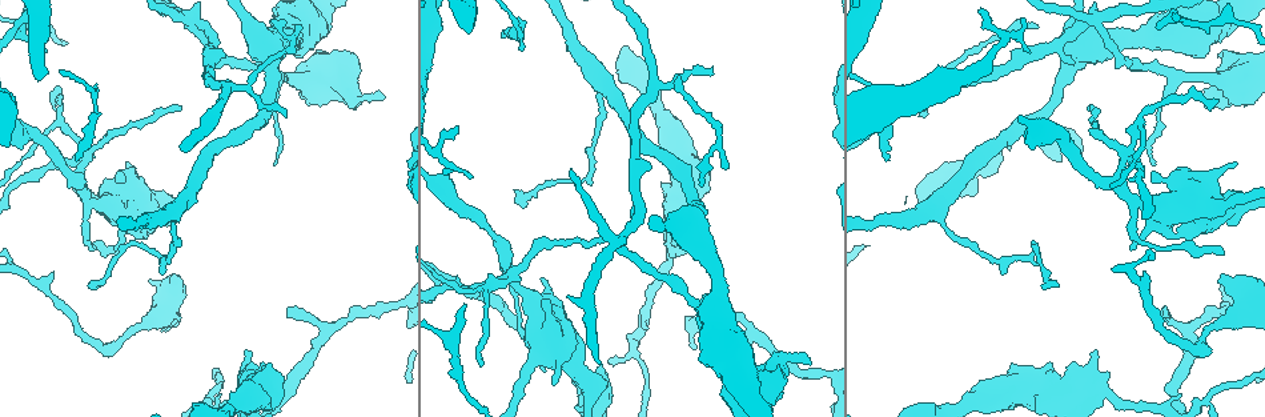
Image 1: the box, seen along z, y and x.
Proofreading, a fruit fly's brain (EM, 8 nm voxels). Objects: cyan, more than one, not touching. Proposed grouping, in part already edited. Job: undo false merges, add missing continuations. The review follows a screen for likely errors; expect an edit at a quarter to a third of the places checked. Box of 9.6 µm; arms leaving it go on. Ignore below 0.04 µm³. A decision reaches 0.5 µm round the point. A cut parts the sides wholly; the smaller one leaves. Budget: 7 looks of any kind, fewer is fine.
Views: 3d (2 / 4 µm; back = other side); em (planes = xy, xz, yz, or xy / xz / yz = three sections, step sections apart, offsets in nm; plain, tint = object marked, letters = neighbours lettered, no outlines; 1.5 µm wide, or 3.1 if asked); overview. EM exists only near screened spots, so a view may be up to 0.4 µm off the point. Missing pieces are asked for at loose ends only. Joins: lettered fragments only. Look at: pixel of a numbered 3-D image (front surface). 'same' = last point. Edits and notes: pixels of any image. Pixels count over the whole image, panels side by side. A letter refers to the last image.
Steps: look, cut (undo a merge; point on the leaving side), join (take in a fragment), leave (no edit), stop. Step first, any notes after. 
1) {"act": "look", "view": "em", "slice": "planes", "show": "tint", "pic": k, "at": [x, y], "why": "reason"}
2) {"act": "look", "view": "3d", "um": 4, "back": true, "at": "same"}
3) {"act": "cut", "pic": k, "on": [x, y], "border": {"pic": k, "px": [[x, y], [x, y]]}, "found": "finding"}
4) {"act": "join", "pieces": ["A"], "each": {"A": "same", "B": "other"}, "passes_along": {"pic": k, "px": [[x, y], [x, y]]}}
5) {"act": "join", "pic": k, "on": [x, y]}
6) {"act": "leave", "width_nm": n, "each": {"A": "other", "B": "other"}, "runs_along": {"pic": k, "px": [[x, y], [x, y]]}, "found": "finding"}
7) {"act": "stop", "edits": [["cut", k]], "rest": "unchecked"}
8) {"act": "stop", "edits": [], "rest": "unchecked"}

{"act": "look", "view": "em", "slice": "xz", "step": 4, "show": "tint", "pic": 1, "at": [181, 108], "why": "branch stops here"}

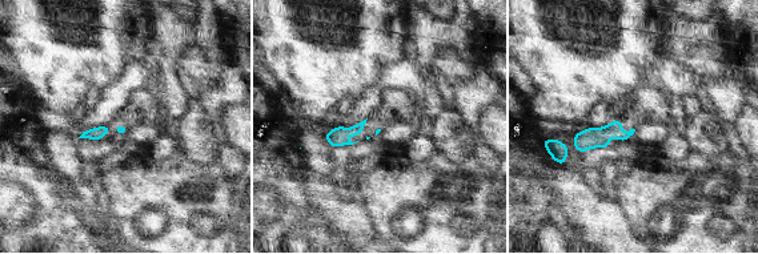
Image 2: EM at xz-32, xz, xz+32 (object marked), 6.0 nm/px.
{"act": "look", "view": "em", "slice": "xz", "step": 4, "show": "letters", "at": "same"}

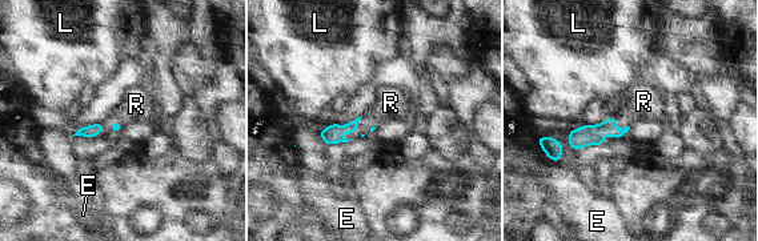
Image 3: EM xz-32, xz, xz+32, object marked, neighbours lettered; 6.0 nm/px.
{"act": "join", "pieces": ["R"], "longest_contact_nm": ["R", 190], "each": {"E": "other", "L": "other", "R": "same"}, "found": "it goes on there"}

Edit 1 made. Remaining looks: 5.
{"act": "look", "view": "overview", "why": "redraw"}

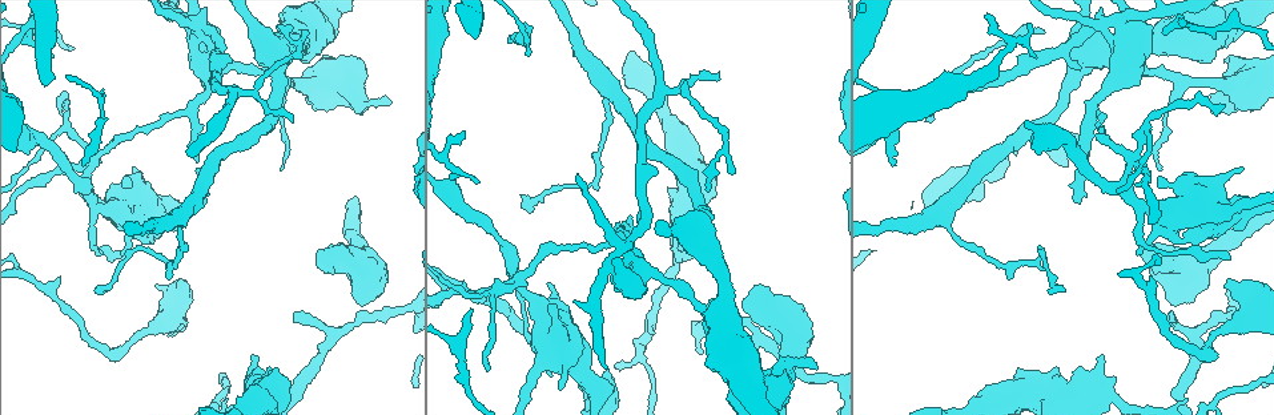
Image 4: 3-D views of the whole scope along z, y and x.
{"act": "look", "view": "3d", "um": 2, "back": true, "pic": 4, "at": [308, 32]}

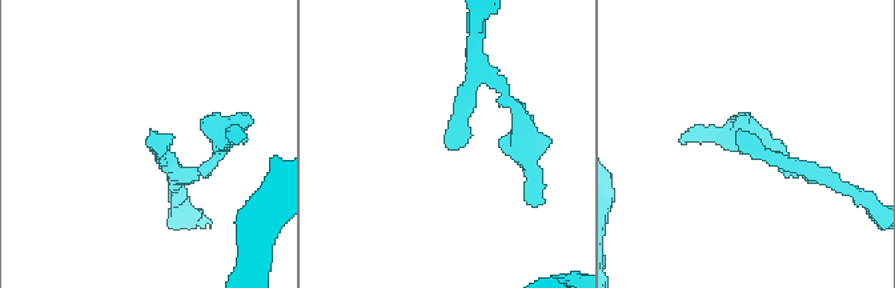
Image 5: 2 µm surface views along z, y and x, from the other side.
{"act": "look", "view": "em", "slice": "planes", "show": "letters", "pic": 5, "at": [450, 150], "why": "need the tissue"}

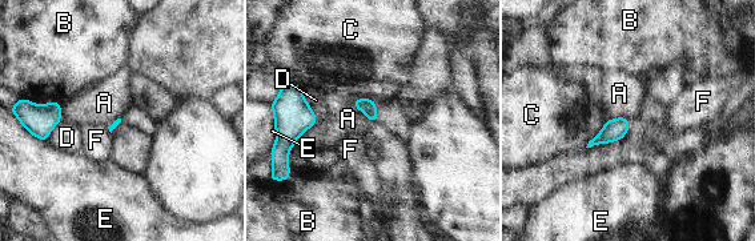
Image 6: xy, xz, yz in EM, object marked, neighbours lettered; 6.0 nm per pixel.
{"act": "leave", "each": {"A": "other", "B": "other", "C": "other", "D": "other", "E": "other", "F": "other"}, "border": {"pic": 6, "px": [[316, 124], [294, 143], [286, 155]]}, "found": "none of them fits"}

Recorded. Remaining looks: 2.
{"act": "look", "view": "3d", "um": 2, "pic": 4, "at": [294, 311], "why": "an open end"}

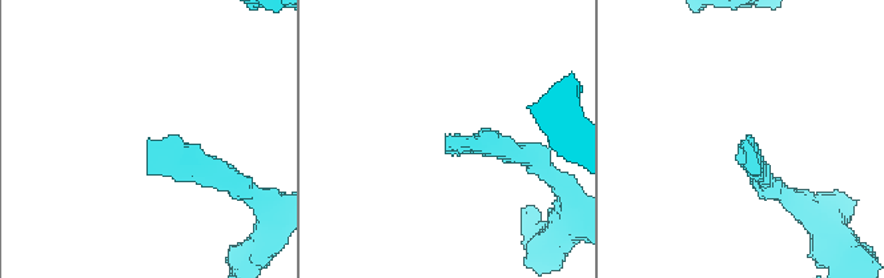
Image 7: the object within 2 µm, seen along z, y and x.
{"act": "look", "view": "em", "slice": "planes", "show": "letters", "pic": 7, "at": [450, 137], "why": "shape alone is not enough"}

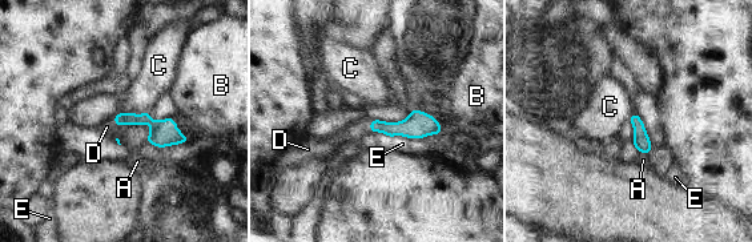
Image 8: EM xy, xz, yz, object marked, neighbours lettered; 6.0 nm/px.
{"act": "join", "pieces": ["D"], "each": {"A": "other", "B": "other", "C": "other", "D": "same", "E": "other"}, "found": "it goes on there"}

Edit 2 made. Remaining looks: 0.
{"act": "stop", "edits": [["join", 3], ["join", 8]], "rest": "unchecked"}

